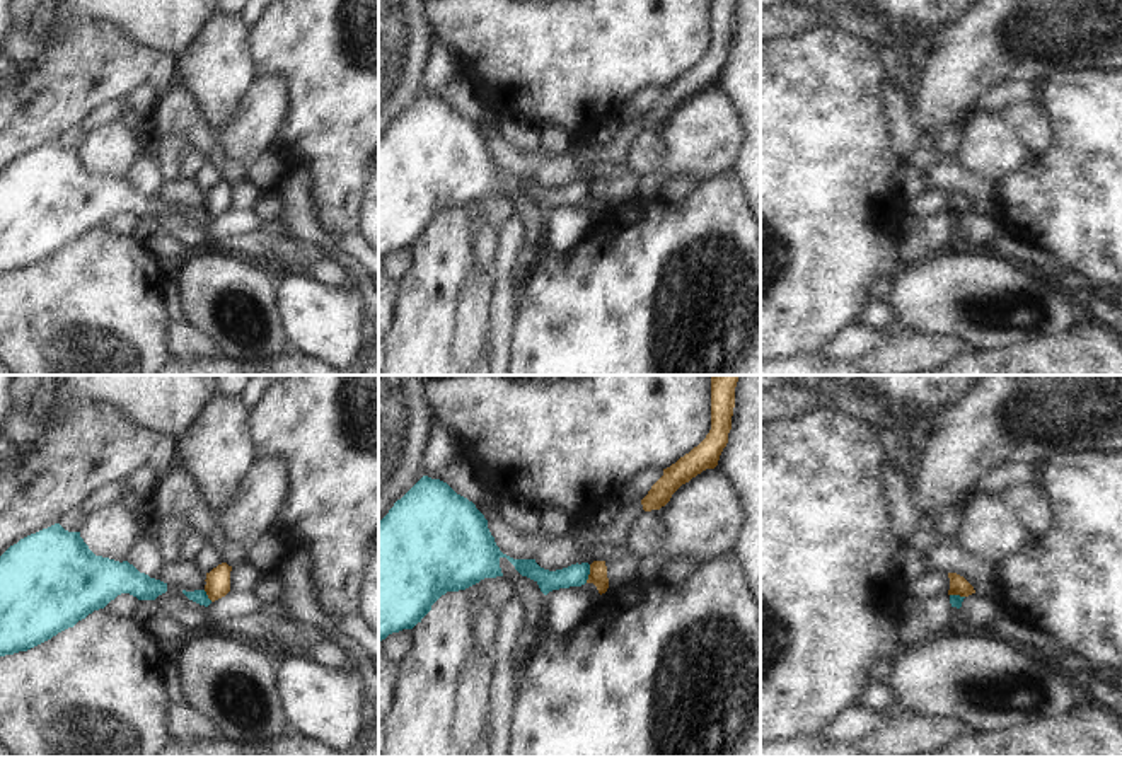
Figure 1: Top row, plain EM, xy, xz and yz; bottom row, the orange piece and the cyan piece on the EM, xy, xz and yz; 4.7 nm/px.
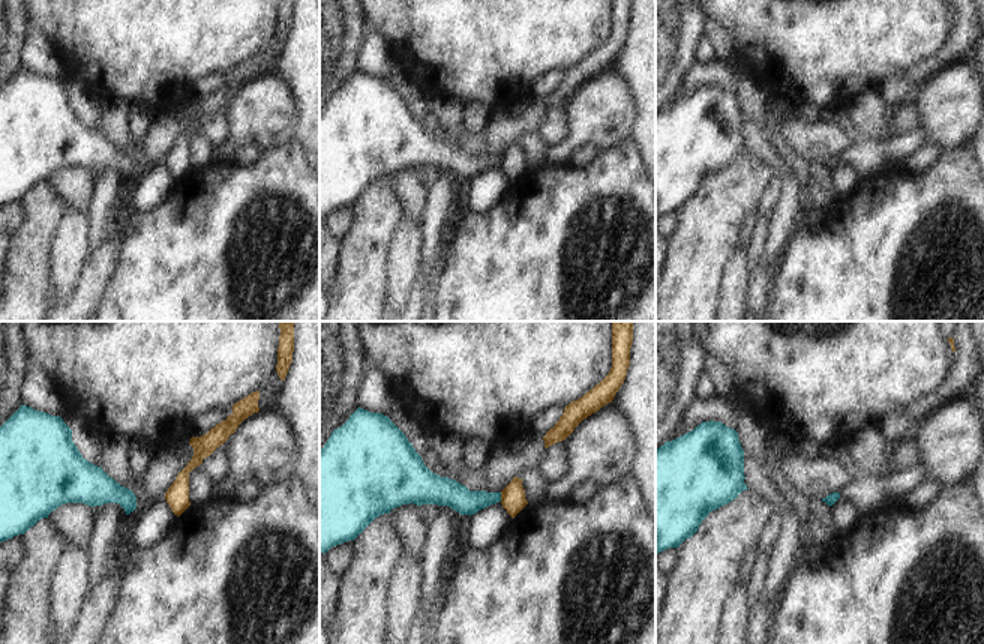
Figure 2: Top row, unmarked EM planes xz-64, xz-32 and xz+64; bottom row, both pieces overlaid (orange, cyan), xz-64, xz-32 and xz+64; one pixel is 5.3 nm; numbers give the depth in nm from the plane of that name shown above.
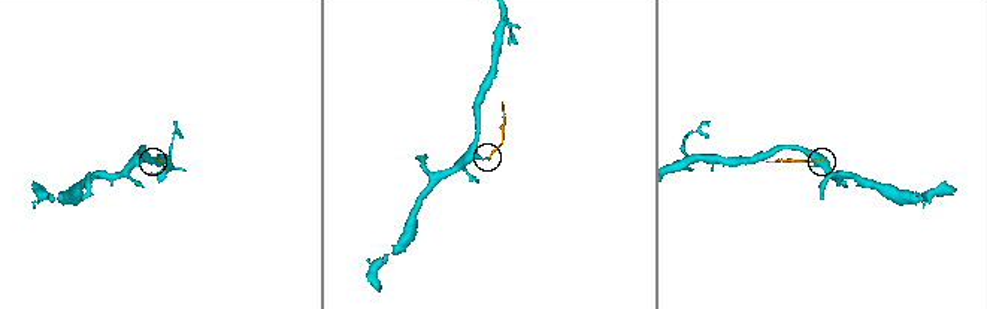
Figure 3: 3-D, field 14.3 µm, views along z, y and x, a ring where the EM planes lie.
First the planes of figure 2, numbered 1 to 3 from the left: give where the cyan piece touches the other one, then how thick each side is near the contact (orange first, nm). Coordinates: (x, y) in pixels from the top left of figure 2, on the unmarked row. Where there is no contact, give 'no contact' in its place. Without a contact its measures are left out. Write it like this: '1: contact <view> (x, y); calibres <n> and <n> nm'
1: no contact
2: contact xz-32 (501, 161); calibres 130 and 140 nm
3: no contact

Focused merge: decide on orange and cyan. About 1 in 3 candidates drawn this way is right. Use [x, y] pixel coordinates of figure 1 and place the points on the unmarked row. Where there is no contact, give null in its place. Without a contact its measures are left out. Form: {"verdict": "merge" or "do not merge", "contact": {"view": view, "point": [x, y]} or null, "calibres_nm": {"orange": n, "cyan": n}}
{"verdict": "do not merge", "contact": {"view": "xz", "point": [590, 191]}, "calibres_nm": {"orange": 80, "cyan": 110}}

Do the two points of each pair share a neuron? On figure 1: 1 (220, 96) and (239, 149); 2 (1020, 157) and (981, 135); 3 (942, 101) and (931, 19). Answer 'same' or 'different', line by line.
1: different
2: same
3: different

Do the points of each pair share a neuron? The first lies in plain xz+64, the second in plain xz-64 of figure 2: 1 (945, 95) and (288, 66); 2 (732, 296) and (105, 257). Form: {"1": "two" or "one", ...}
{"1": "two", "2": "two"}

